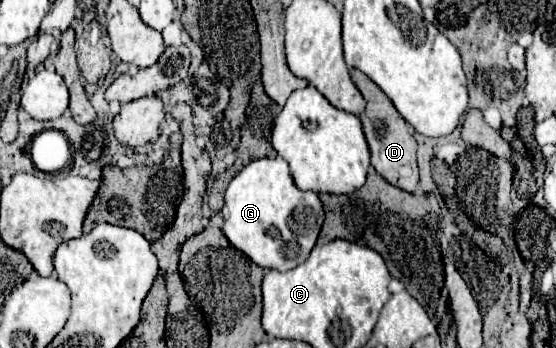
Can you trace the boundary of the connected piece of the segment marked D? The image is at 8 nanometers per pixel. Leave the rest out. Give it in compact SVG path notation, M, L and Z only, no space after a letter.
M349 70L353 84L361 90L363 98L367 100L367 108L361 112L363 132L371 150L371 166L393 186L399 186L401 190L415 192L419 182L419 170L417 170L417 140L409 132L409 124L401 118L401 114L395 110L393 102L383 94L383 90L369 80L359 70Z

